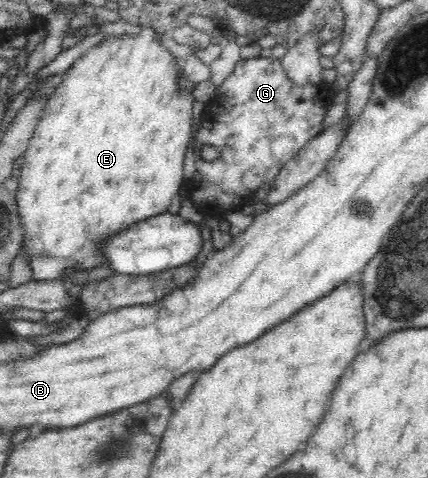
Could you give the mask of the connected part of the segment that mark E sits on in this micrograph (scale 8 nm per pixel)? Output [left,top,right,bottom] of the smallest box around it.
[17,26,193,280]

